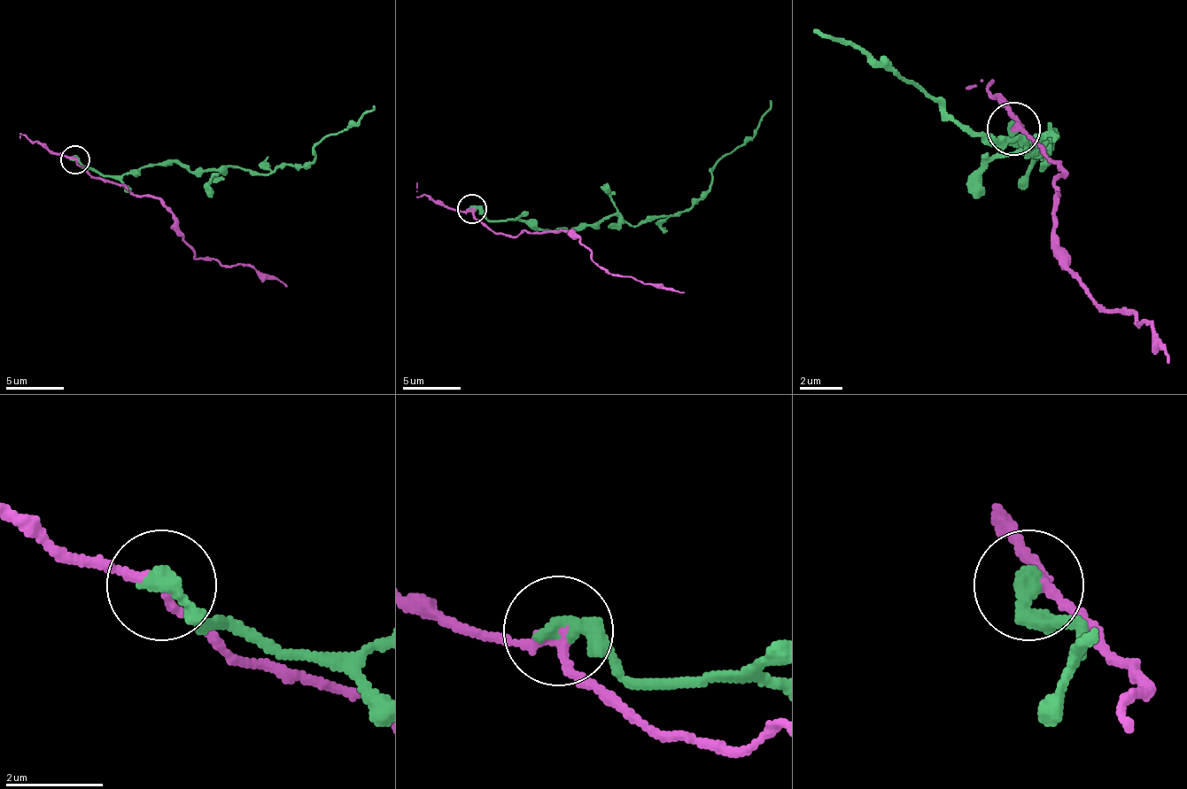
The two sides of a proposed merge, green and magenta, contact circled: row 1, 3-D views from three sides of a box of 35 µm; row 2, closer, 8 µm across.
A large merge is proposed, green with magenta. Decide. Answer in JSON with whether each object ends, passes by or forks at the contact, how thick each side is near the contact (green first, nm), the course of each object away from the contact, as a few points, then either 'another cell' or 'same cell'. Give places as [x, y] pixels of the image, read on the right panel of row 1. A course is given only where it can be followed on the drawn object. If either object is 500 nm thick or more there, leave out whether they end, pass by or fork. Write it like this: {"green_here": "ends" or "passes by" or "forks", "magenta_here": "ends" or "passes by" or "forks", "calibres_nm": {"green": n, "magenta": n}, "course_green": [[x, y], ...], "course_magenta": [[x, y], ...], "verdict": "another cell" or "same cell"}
{"green_here": "ends", "magenta_here": "passes by", "calibres_nm": {"green": 400, "magenta": 190}, "course_green": [[1015, 129], [1036, 156], [1052, 140], [982, 140], [812, 28]], "course_magenta": [[1015, 129], [1063, 172], [1052, 182], [1058, 193], [1052, 231], [1058, 258], [1111, 311], [1148, 321], [1169, 364]], "verdict": "another cell"}

